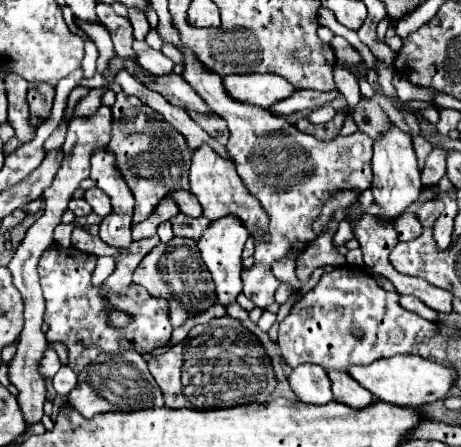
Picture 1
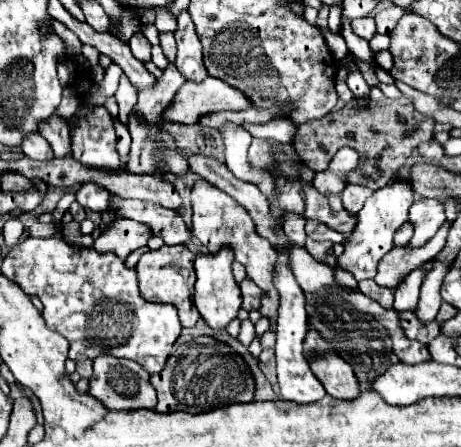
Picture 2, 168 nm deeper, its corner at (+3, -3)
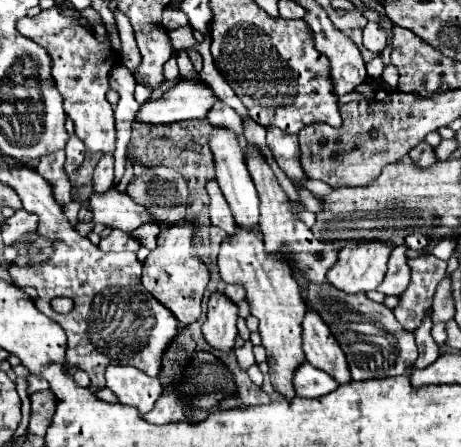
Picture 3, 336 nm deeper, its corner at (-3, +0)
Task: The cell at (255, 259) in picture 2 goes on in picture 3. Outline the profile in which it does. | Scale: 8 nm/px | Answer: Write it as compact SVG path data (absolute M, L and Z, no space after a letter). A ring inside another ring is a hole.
M236 228L238 232L230 236L222 246L218 254L218 268L220 276L226 284L238 284L246 290L246 302L250 306L250 314L258 318L258 332L262 338L262 346L268 354L268 366L270 366L270 380L278 394L282 394L288 402L296 396L292 378L298 366L306 362L302 352L302 318L306 304L300 296L300 288L296 278L292 276L292 270L288 264L272 254L266 254L262 234L258 230L248 232L242 228Z

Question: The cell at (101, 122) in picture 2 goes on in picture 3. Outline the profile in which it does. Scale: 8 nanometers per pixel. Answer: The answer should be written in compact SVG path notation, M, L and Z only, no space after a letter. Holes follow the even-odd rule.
M52 6L48 10L42 10L38 16L34 18L22 18L16 22L16 28L22 36L34 40L36 44L40 44L48 56L52 58L52 80L58 88L58 92L62 94L64 98L64 110L68 114L68 118L74 120L74 126L76 126L76 136L84 142L84 146L88 150L98 150L102 154L108 154L108 152L114 152L114 140L116 140L116 134L114 134L114 110L110 106L110 102L106 100L106 92L110 90L110 84L108 84L108 74L110 70L114 68L116 64L116 54L112 52L112 46L110 46L110 40L106 42L98 42L96 38L96 32L94 32L94 26L86 20L86 18L72 18L72 16L64 16L60 12L58 6Z

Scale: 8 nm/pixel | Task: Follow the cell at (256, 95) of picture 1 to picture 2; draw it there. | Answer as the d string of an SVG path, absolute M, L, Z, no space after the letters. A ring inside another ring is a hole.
M208 77L200 85L186 81L174 97L174 105L164 111L162 119L194 125L196 117L202 117L204 113L242 111L248 107L252 107L252 101L244 97L240 89L234 89L216 77Z

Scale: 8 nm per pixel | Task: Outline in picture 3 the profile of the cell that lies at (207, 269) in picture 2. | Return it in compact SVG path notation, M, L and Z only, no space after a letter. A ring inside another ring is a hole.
M214 294L208 302L208 318L202 326L204 340L218 352L228 354L236 340L236 320L238 308L226 296Z

